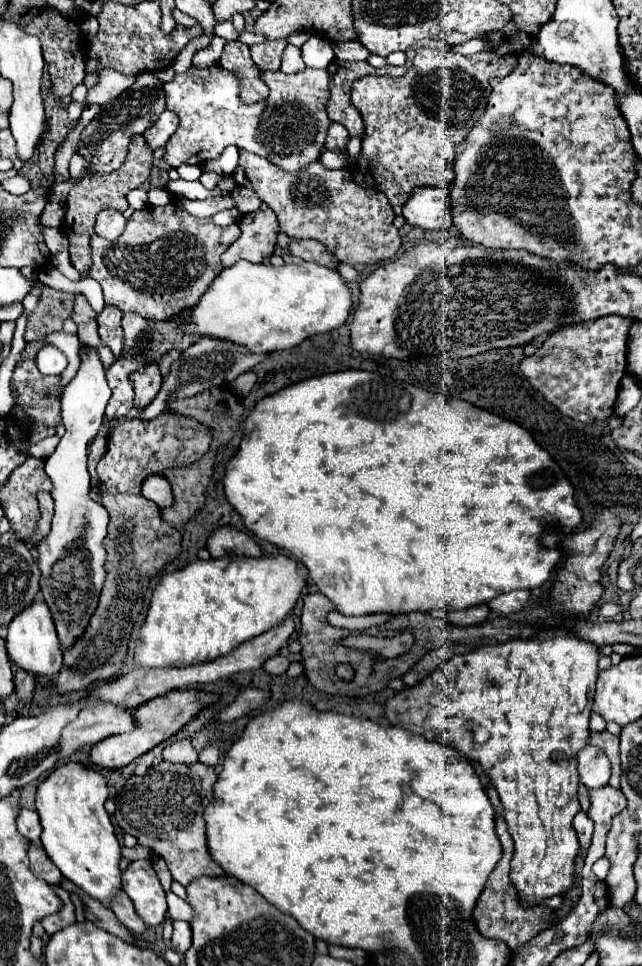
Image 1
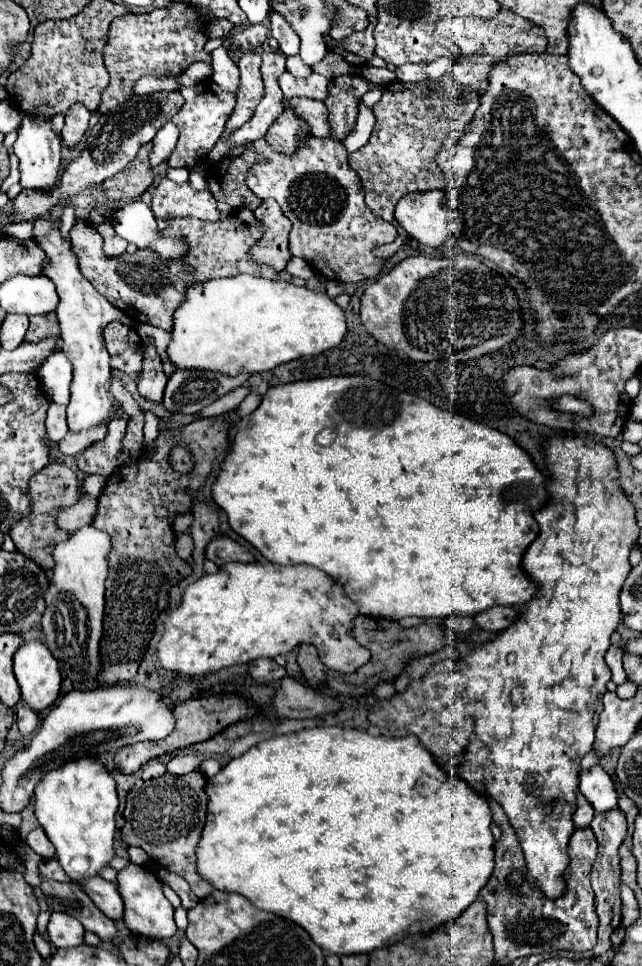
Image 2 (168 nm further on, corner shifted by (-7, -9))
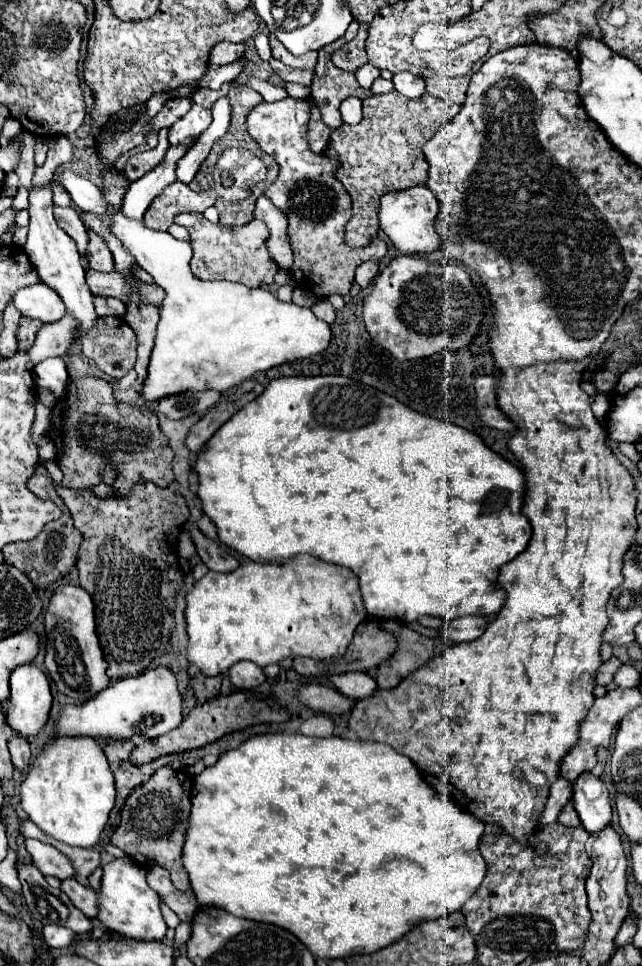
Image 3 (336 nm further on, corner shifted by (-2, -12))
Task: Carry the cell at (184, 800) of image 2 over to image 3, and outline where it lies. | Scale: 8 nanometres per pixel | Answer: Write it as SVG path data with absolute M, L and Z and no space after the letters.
M161 767L141 787L137 787L121 809L121 825L111 835L111 843L133 857L141 867L161 865L171 873L171 881L181 891L191 891L189 875L183 867L181 855L185 845L185 833L191 817L191 787L193 779L183 771Z

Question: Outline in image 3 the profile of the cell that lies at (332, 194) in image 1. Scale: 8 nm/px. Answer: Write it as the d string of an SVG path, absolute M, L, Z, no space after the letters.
M283 99L277 103L259 103L247 117L249 135L259 147L279 163L279 177L265 189L265 197L281 209L289 221L289 241L295 253L289 275L301 289L317 297L333 293L349 293L355 281L355 269L369 259L381 259L387 253L387 243L379 237L371 239L365 247L347 247L345 225L351 219L351 197L343 183L335 177L339 161L325 153L313 153L307 143L309 103L303 99Z

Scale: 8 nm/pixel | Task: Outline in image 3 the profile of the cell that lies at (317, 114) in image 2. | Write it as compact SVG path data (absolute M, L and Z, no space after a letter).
M253 77L253 79L247 79L245 85L249 85L251 89L255 89L257 93L261 93L265 101L281 101L281 99L287 99L287 91L283 87L271 85L269 81L263 81L263 79Z

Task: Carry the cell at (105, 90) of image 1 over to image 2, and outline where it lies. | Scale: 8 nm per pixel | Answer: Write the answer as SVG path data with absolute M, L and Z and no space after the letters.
M140 78L134 86L134 94L152 94L158 90L176 90L178 78Z

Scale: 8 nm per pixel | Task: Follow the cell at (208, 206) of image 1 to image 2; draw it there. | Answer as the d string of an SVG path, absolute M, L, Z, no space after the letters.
M164 178L152 196L152 212L156 218L172 220L176 216L194 216L200 220L214 220L214 196L208 190L194 190L190 182L176 184Z

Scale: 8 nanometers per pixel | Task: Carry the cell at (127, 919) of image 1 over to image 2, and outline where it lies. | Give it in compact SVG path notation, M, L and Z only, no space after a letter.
M92 876L92 880L84 880L80 888L90 896L90 900L104 912L110 920L120 920L124 914L124 902L116 890L116 884L102 880L100 876Z

